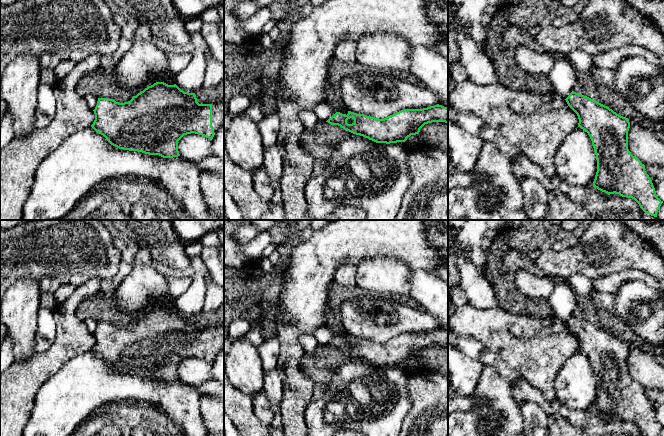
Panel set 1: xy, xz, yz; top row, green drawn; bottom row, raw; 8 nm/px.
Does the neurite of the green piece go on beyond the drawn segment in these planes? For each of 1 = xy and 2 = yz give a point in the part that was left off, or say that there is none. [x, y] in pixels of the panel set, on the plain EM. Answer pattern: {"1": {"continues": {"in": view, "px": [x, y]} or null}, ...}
{"1": {"continues": {"in": "xy", "px": [217, 332]}}, "2": {"continues": null}}

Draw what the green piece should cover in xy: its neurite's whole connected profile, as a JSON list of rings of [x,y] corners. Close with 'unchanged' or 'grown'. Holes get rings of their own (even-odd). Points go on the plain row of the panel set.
[[[164,306],[148,310],[124,327],[98,322],[93,335],[95,344],[91,351],[111,369],[163,382],[180,380],[178,365],[184,359],[195,357],[213,363],[224,348],[224,323],[213,328],[199,328],[195,317],[184,316],[176,308],[168,309]]]; grown

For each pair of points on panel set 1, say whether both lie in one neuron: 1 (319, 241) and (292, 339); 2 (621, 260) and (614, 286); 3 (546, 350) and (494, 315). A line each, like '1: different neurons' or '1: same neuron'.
1: same neuron
2: different neurons
3: same neuron

